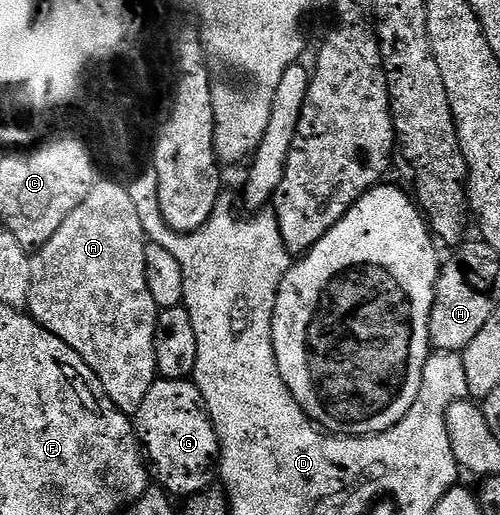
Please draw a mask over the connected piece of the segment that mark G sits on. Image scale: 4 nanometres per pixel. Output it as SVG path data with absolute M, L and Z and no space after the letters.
M192 379L188 380L154 380L151 390L147 390L147 398L143 398L143 406L139 406L135 417L135 431L144 459L147 461L147 471L154 481L157 480L162 489L170 497L188 498L204 488L210 487L215 476L215 461L219 456L217 435L209 412L201 400L201 392Z

